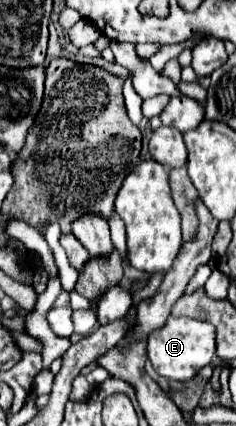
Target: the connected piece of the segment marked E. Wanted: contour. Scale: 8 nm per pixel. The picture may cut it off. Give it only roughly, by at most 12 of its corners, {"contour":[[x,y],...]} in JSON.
{"contour":[[170,317],[148,335],[156,373],[190,381],[216,351],[206,321]]}

